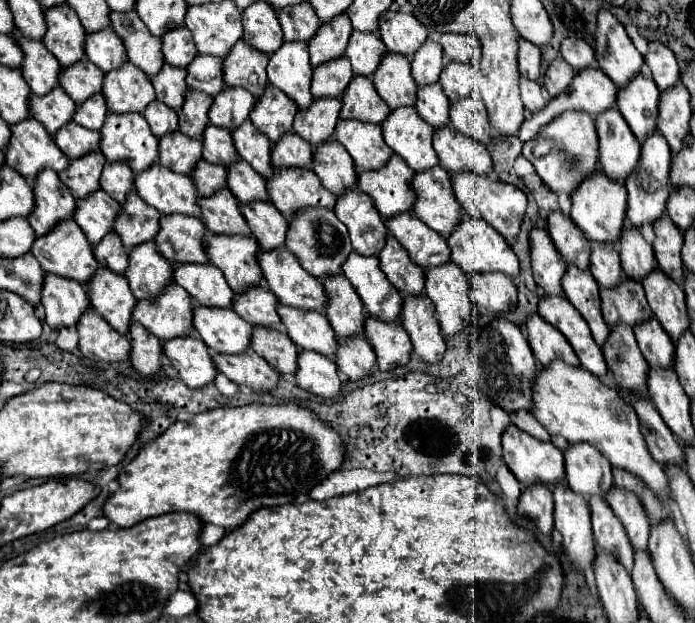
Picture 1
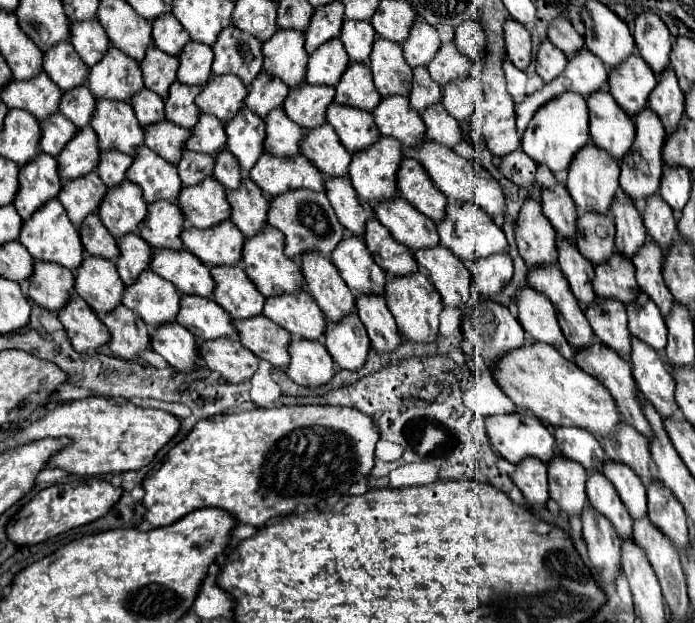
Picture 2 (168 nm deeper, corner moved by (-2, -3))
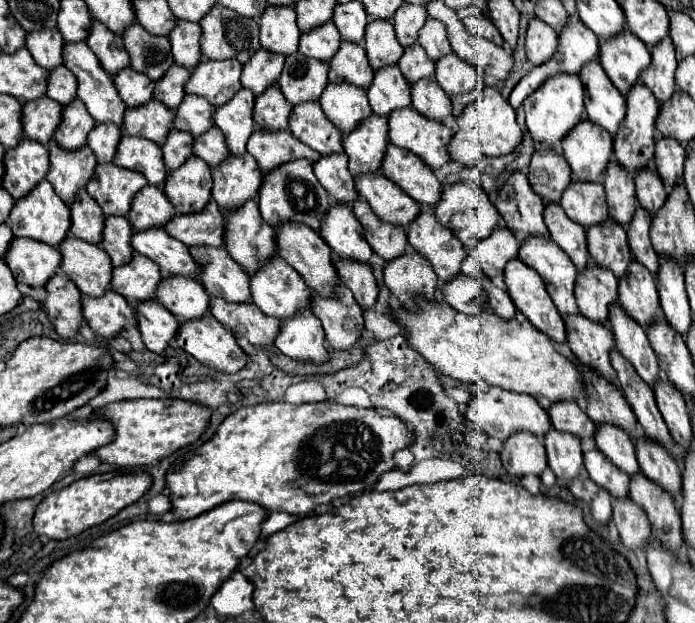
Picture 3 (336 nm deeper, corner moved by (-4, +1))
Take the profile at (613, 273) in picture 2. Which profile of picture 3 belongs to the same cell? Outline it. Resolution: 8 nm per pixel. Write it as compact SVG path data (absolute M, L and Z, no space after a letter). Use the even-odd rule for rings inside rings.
M614 220L588 228L588 252L596 266L612 270L616 278L622 278L632 262L626 228ZM606 230L610 230L610 234L606 234Z

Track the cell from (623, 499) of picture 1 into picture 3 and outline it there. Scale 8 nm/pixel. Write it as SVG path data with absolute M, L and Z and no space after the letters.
M600 426L596 430L596 446L598 450L622 472L626 472L628 476L636 476L640 472L638 462L636 462L636 452L634 452L634 444L628 438L628 434L624 434L624 430L616 428L616 426Z

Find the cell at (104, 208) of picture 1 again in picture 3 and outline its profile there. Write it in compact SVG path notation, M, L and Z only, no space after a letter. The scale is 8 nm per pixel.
M54 140L50 142L50 172L48 182L54 186L56 194L62 202L72 204L80 188L88 186L92 180L92 172L96 170L96 156L88 146L76 152L60 150Z

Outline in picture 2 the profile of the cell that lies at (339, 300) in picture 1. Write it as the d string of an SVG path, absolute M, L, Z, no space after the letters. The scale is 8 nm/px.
M302 254L302 276L306 278L308 292L318 302L328 320L338 322L354 310L356 298L352 290L342 282L336 266L322 254Z

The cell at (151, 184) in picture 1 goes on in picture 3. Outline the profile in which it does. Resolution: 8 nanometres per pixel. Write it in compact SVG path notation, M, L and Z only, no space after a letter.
M122 136L114 164L144 174L148 184L152 184L152 186L164 186L164 182L168 178L162 148L144 138Z

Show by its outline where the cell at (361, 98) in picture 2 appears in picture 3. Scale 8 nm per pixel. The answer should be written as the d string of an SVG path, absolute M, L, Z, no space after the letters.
M342 42L338 54L330 60L330 72L328 78L332 84L352 84L358 88L368 88L372 84L374 70L368 62L366 50L360 44Z

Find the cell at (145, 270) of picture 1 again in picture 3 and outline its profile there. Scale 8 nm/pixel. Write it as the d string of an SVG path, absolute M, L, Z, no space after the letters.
M106 218L104 240L100 246L110 254L114 266L124 266L128 264L128 258L132 258L132 234L134 228L128 218Z

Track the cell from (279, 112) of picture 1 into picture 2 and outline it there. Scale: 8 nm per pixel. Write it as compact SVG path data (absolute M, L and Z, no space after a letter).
M262 70L250 84L244 106L264 118L270 110L282 108L282 98L286 98L286 94L288 86L280 78L274 78Z

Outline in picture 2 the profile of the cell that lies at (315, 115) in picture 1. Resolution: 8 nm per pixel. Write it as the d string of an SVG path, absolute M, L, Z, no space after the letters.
M300 84L290 88L284 100L284 112L290 120L294 120L302 128L314 128L326 122L326 106L334 100L332 86L316 86L316 84Z

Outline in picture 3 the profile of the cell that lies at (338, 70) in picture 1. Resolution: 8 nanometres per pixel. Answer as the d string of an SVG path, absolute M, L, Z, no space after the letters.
M324 24L300 36L300 52L320 62L330 62L330 58L336 54L340 44L342 44L342 38L334 24Z

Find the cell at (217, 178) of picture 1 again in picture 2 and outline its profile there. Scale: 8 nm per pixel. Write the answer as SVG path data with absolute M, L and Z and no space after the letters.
M182 150L182 158L176 164L178 168L178 176L182 178L184 186L194 186L198 182L202 182L204 178L212 176L212 168L214 168L214 158L208 154L198 154L192 150Z

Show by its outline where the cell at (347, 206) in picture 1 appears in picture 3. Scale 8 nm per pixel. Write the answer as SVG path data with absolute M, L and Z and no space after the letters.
M332 154L322 156L314 164L314 174L326 192L338 204L354 204L360 196L354 186L354 178L348 172L348 156L346 154Z

